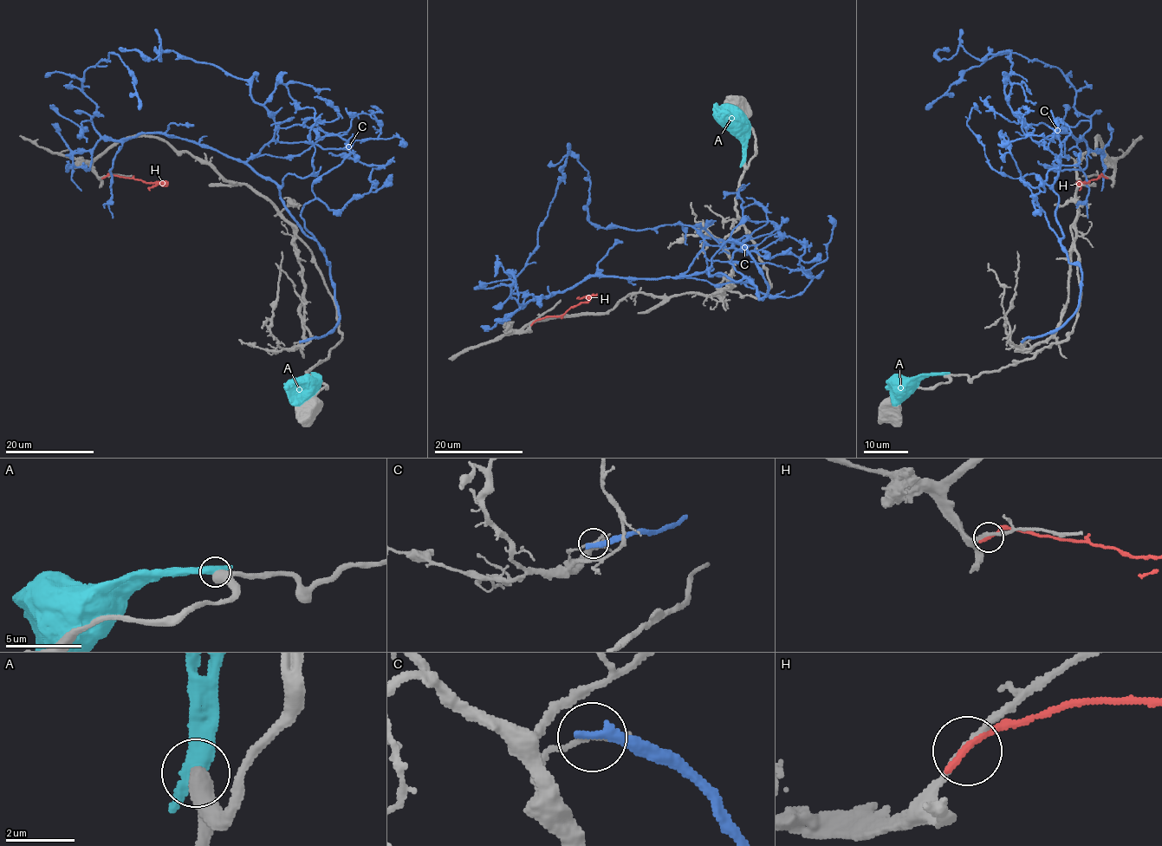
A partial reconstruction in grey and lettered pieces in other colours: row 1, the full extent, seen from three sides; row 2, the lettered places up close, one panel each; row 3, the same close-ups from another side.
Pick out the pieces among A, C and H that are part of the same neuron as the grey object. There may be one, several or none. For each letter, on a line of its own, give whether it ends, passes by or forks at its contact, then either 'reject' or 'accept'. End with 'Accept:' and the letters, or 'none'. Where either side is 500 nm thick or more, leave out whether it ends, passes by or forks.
A: reject
C: it ends; reject
H: it ends; reject
Accept: none

